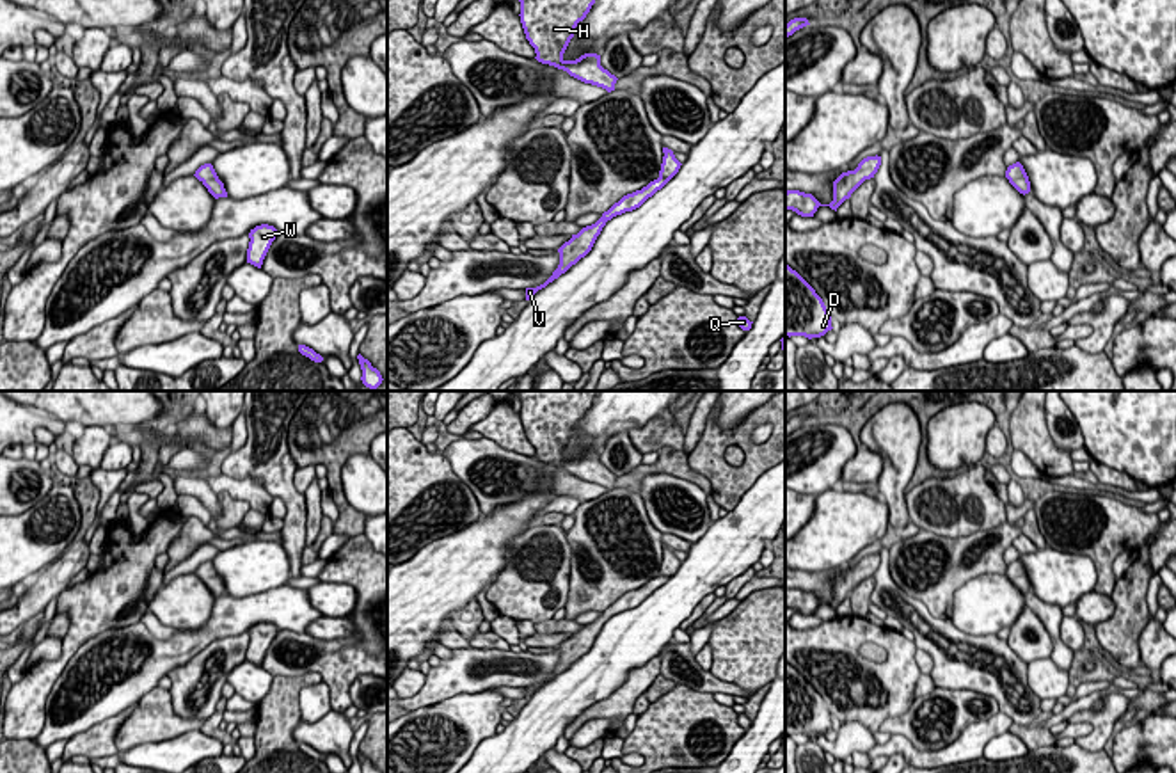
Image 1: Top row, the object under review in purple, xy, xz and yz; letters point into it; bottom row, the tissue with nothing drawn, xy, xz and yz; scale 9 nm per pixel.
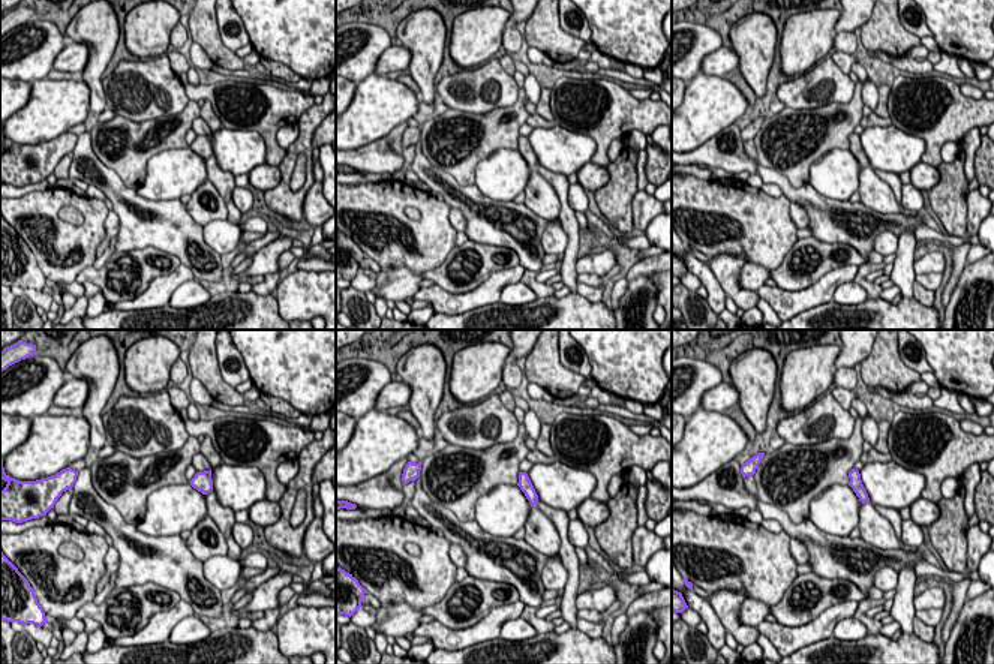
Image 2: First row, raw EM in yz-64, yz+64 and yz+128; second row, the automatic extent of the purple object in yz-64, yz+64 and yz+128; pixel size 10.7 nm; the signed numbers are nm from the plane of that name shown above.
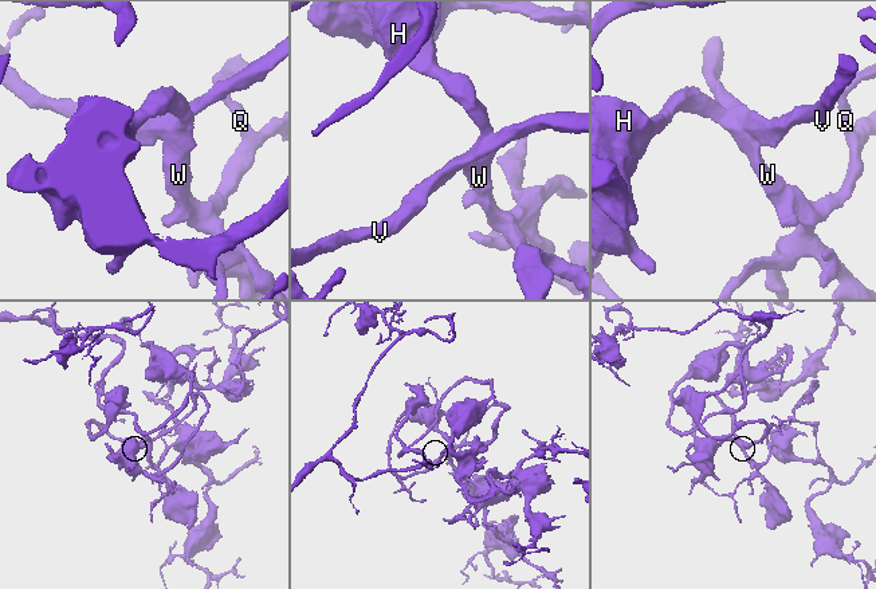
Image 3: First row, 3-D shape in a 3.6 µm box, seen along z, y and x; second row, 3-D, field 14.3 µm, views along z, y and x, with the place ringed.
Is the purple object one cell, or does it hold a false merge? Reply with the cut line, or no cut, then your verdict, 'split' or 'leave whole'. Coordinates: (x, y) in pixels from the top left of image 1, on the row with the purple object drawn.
no cut | leave whole

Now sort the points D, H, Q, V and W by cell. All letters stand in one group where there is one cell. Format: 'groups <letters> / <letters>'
groups D H Q V W

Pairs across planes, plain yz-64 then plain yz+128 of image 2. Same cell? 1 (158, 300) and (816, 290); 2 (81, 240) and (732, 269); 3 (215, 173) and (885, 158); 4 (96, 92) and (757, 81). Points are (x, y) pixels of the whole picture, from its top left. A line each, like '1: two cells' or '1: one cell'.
1: one cell
2: two cells
3: two cells
4: one cell

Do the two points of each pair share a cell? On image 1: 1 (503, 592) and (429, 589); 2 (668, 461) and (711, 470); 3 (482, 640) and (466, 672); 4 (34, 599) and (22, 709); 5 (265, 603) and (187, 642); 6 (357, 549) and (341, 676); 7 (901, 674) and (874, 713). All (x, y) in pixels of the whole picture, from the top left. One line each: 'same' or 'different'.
1: different
2: different
3: different
4: different
5: same
6: same
7: same

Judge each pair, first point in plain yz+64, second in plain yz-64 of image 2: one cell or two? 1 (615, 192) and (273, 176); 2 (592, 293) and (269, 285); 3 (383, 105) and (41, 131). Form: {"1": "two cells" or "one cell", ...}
{"1": "two cells", "2": "one cell", "3": "one cell"}

